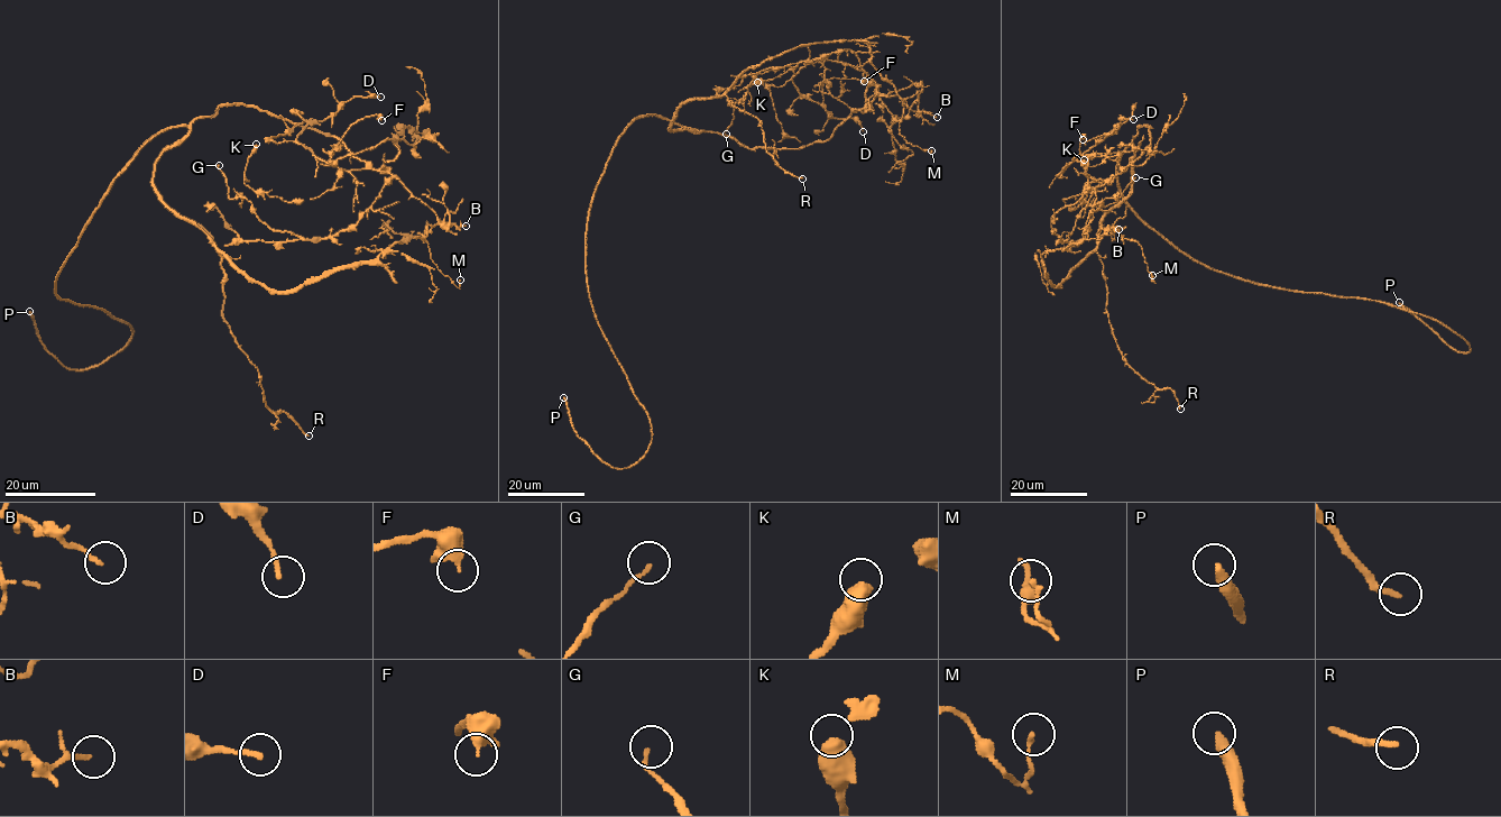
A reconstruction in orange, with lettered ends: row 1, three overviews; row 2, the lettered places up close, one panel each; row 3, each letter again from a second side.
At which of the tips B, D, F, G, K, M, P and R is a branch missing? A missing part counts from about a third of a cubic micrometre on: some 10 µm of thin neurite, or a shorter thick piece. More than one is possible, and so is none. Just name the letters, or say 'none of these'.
P

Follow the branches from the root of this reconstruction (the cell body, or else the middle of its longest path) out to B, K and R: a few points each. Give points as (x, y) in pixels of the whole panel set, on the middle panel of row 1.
B: (647, 116), (698, 132), (670, 129), (684, 102), (719, 97), (801, 45), (862, 39), (903, 102), (937, 117)
K: (647, 116), (749, 148), (800, 148), (827, 140), (850, 113), (830, 94), (820, 62), (757, 82)
R: (647, 116), (698, 132), (670, 129), (677, 110), (725, 95), (760, 120), (777, 165), (802, 178)

